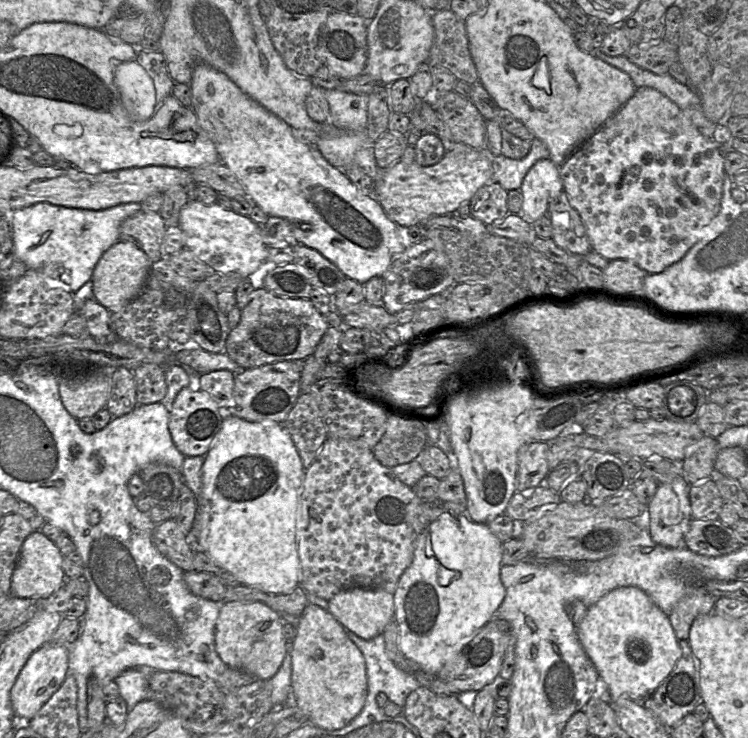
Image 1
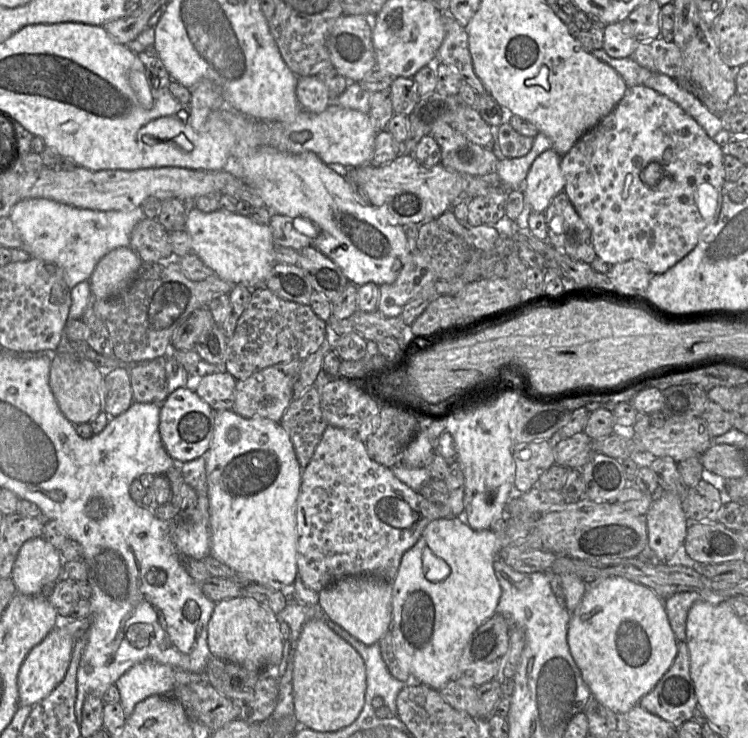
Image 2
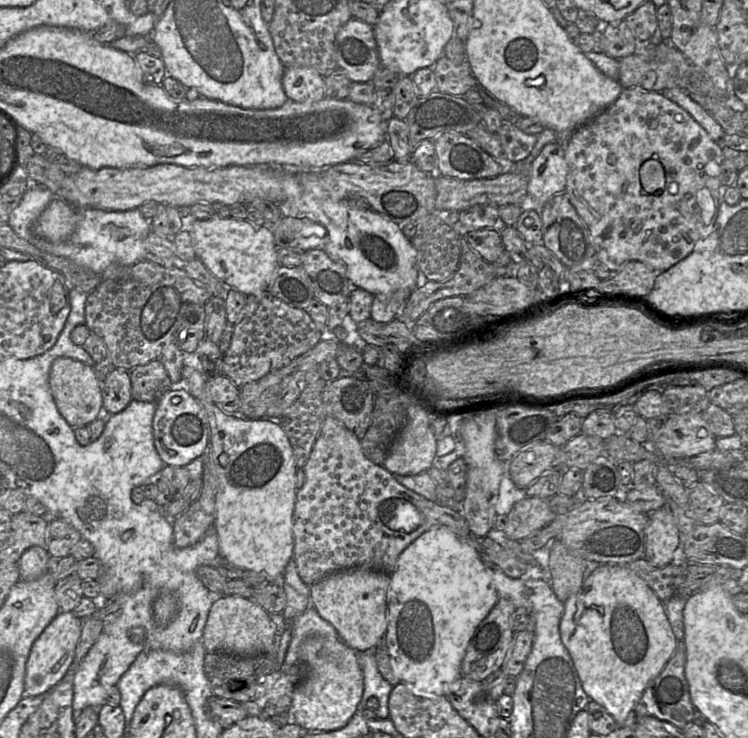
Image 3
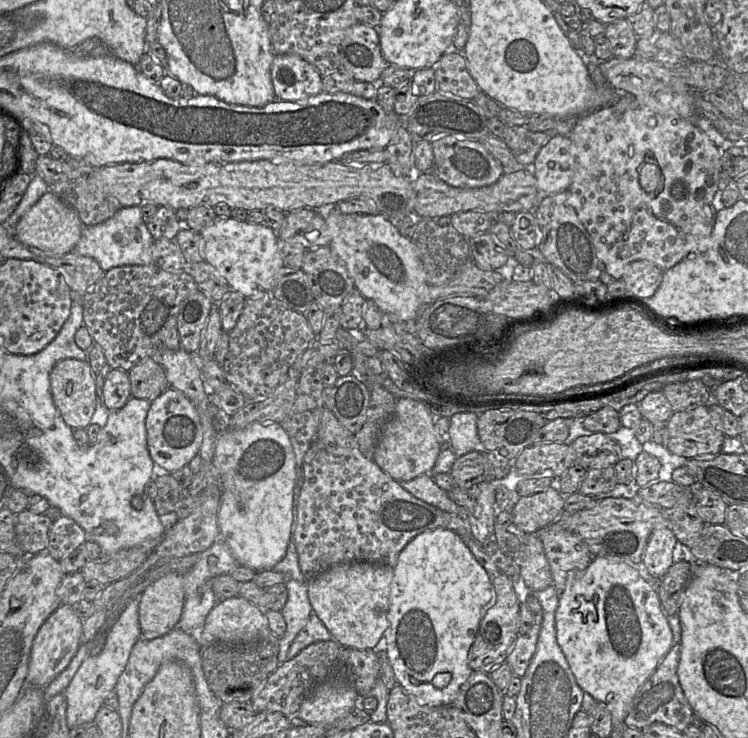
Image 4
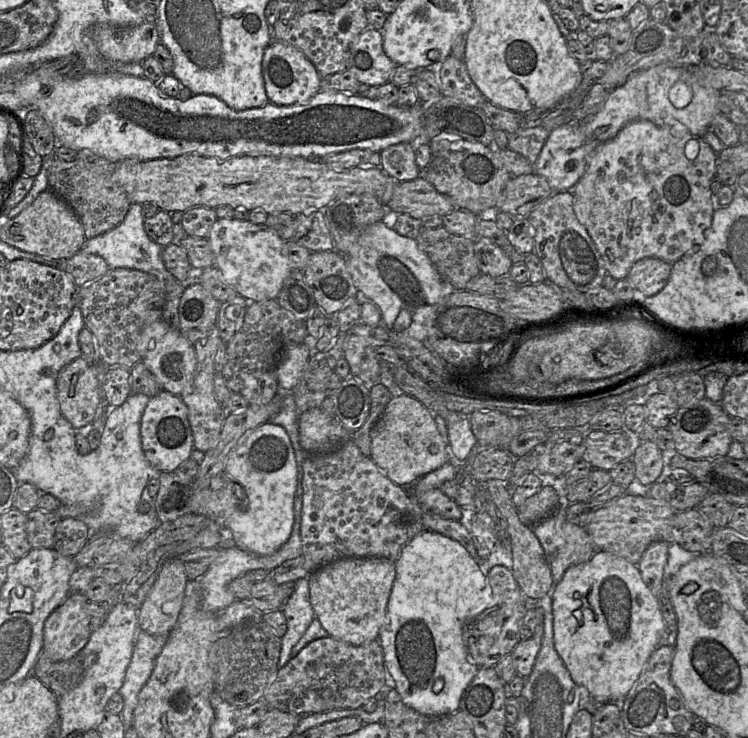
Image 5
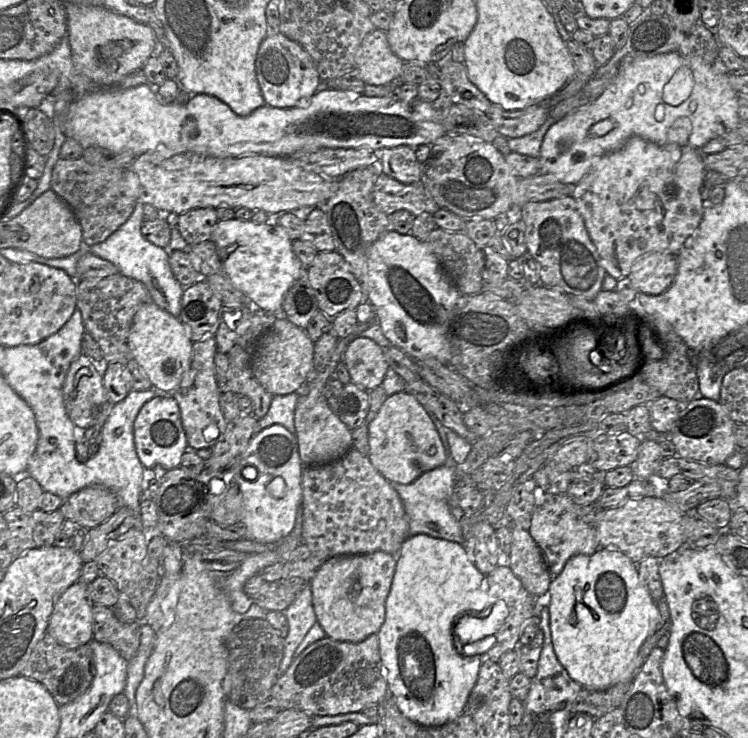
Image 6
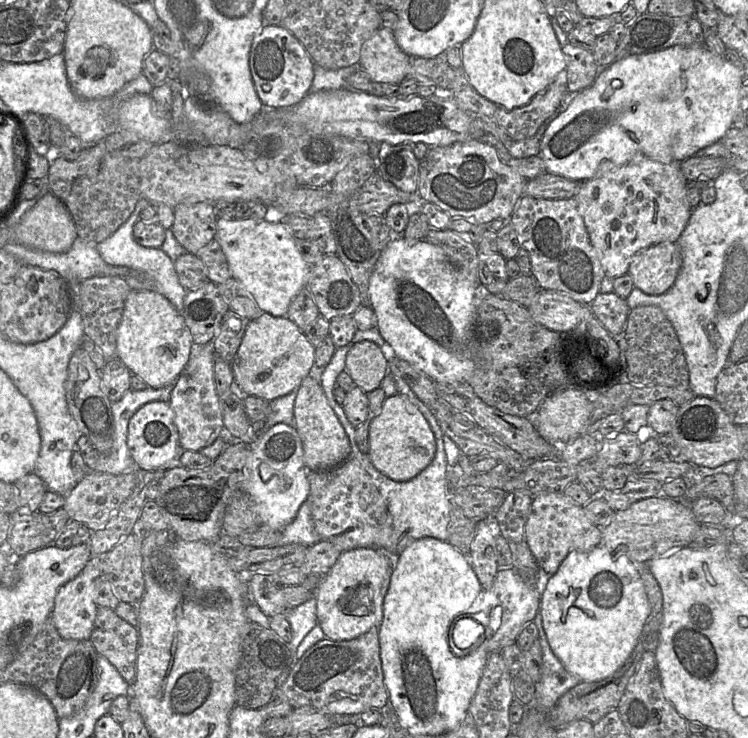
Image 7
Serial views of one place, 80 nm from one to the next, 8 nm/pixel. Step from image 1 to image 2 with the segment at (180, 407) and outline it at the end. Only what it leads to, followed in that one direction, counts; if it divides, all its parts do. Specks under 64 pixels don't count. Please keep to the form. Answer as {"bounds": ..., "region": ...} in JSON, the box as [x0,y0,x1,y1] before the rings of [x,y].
{"bounds":[159,387,215,463],"region":[[[180,387],[170,393],[160,407],[159,433],[167,453],[178,463],[194,460],[209,449],[215,413],[196,392]]]}

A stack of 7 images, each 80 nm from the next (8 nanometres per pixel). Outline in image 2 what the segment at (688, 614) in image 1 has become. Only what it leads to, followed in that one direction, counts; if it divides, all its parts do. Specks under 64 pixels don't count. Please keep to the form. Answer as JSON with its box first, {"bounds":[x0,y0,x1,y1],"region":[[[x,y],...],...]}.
{"bounds":[664,591,731,641],"region":[[[713,591],[680,592],[664,601],[665,610],[677,641],[686,641],[686,621],[690,608],[697,601],[703,600],[717,604],[731,596],[720,595]]]}

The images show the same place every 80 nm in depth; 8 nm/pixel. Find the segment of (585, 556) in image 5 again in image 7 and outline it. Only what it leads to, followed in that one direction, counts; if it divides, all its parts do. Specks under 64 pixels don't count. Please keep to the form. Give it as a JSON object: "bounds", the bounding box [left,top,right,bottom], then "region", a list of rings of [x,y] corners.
{"bounds":[525,493,602,576],"region":[[[564,493],[538,494],[531,504],[525,526],[525,541],[541,570],[551,576],[570,552],[588,552],[601,545],[602,529],[586,517],[583,507]]]}

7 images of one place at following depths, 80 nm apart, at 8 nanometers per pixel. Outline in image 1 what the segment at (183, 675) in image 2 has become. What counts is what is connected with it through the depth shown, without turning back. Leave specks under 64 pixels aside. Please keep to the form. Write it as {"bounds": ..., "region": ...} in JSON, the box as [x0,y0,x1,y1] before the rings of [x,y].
{"bounds":[114,668,149,712],"region":[[[134,668],[124,671],[114,679],[119,688],[120,697],[126,704],[130,712],[138,702],[148,700],[148,678],[149,671],[141,668]]]}

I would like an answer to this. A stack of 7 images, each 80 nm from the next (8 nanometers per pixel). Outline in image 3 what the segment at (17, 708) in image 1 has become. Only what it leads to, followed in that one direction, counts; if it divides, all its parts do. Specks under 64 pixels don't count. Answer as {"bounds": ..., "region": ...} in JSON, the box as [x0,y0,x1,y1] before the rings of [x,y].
{"bounds":[24,611,82,697],"region":[[[60,611],[35,640],[26,662],[24,697],[43,694],[60,683],[73,662],[82,623],[72,612]]]}

